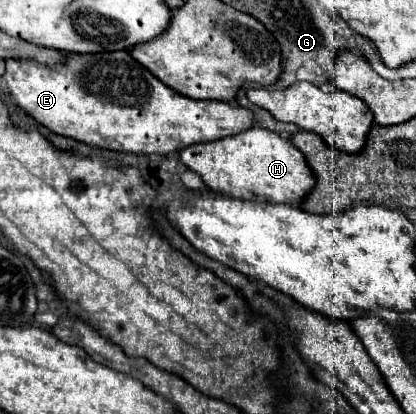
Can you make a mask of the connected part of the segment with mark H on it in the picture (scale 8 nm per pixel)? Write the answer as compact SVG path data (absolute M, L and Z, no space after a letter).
M252 126L234 136L226 136L212 142L188 146L178 152L180 160L202 176L210 190L232 194L236 198L248 198L258 202L284 202L300 204L304 194L312 190L314 176L306 166L304 156L296 146L282 138L278 132Z

